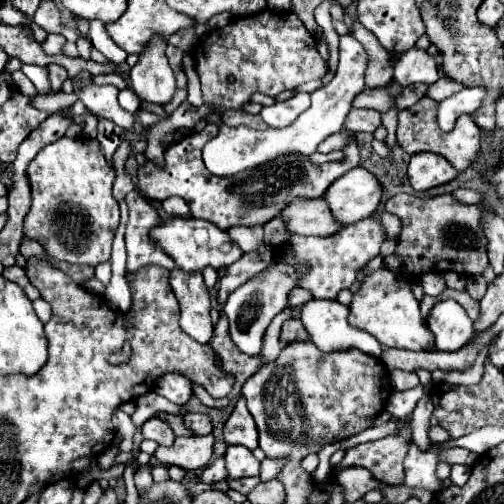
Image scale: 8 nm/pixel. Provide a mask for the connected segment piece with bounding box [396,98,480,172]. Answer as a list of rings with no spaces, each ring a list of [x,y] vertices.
[[[422,98],[416,102],[412,108],[402,110],[398,114],[398,144],[402,146],[404,152],[408,154],[418,154],[418,152],[434,152],[444,156],[458,172],[464,172],[478,156],[480,152],[480,128],[468,118],[468,114],[462,114],[456,122],[456,128],[448,134],[440,132],[436,126],[436,102],[430,98]]]

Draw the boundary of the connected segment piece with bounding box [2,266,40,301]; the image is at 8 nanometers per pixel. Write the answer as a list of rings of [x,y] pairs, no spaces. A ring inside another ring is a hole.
[[[10,266],[10,268],[4,268],[2,276],[4,276],[4,278],[8,278],[8,280],[12,280],[12,282],[16,282],[16,284],[18,284],[18,286],[20,286],[26,294],[28,294],[28,298],[31,301],[36,300],[36,298],[40,298],[38,290],[30,284],[30,280],[28,280],[28,276],[26,276],[24,268],[20,268],[20,266]]]

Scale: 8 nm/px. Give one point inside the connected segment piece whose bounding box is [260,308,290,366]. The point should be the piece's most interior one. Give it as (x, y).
(272, 345)

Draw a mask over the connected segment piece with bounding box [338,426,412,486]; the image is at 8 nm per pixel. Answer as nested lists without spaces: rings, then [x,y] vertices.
[[[406,426],[398,436],[388,436],[376,442],[364,442],[346,450],[346,456],[338,468],[360,466],[372,472],[378,482],[384,484],[402,484],[404,482],[404,456],[408,452],[410,428]]]

